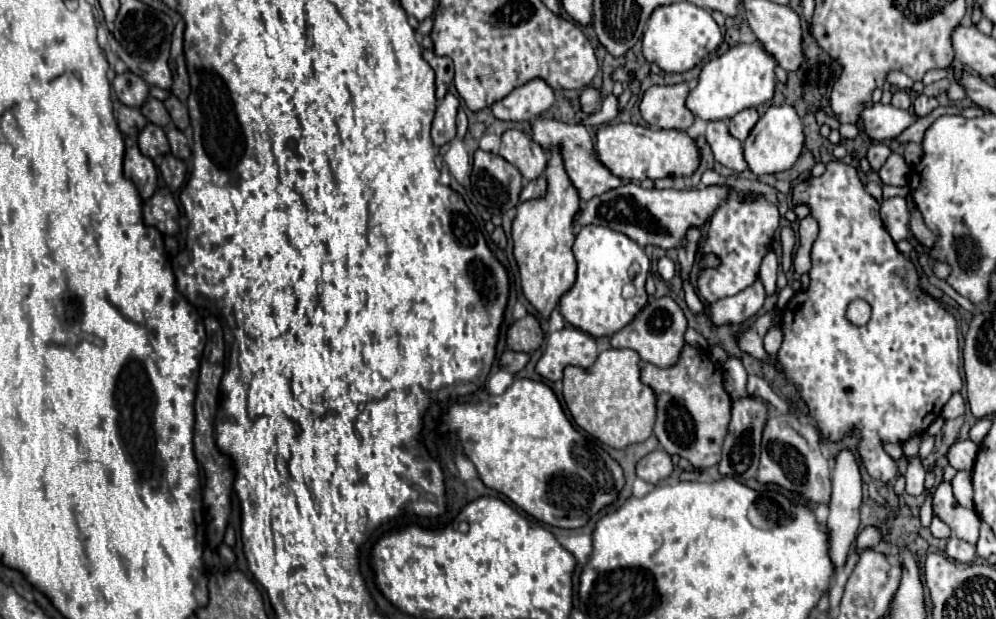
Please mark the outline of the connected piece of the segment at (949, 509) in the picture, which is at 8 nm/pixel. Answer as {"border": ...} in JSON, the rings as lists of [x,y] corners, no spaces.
{"border":[[[942,481],[934,491],[932,511],[950,527],[956,537],[974,545],[974,541],[978,539],[980,517],[974,509],[966,509],[954,499],[950,483]]]}

